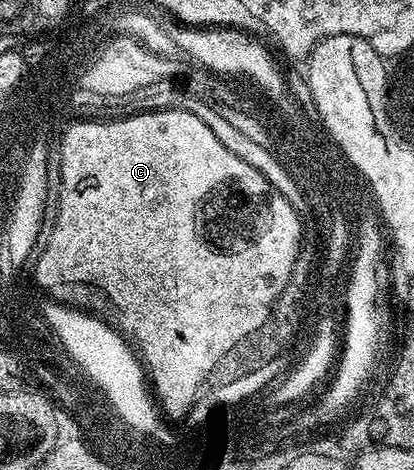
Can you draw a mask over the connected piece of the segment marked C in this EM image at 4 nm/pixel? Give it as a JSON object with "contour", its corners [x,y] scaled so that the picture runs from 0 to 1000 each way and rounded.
{"contour":[[[440,232],[333,236],[321,245],[297,245],[285,255],[181,257],[174,270],[155,279],[150,300],[135,311],[135,419],[138,411],[135,451],[145,468],[123,532],[114,532],[114,545],[94,564],[94,591],[222,598],[280,628],[307,683],[312,715],[338,734],[341,757],[372,791],[394,881],[411,891],[442,887],[498,785],[556,740],[556,732],[565,732],[565,721],[623,689],[635,660],[652,649],[652,632],[703,604],[703,581],[734,515],[732,464],[722,462],[708,438],[691,434],[686,415],[652,394],[645,377],[551,321],[473,245]]]}

